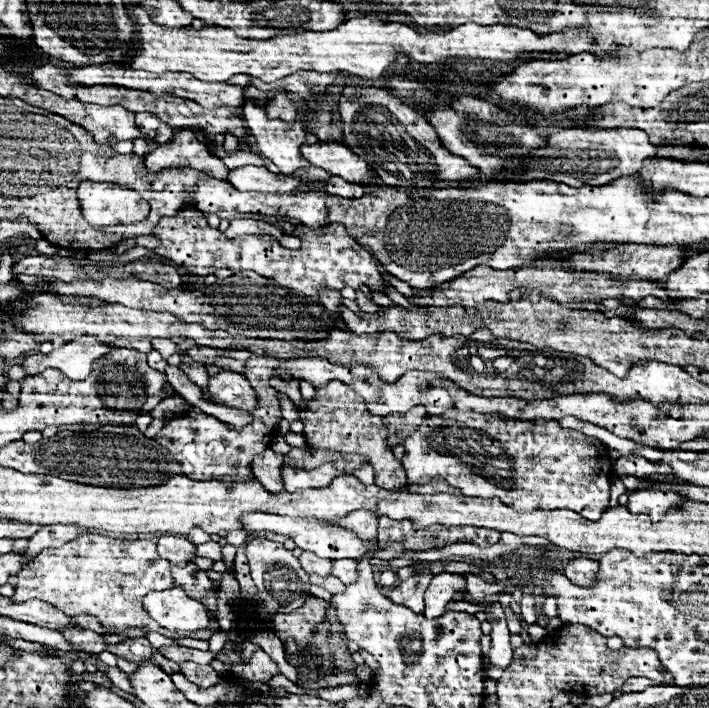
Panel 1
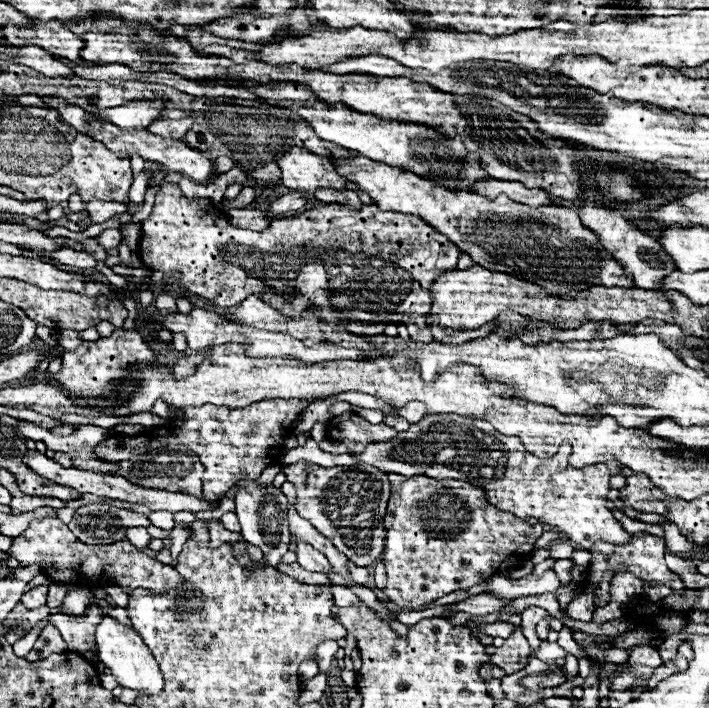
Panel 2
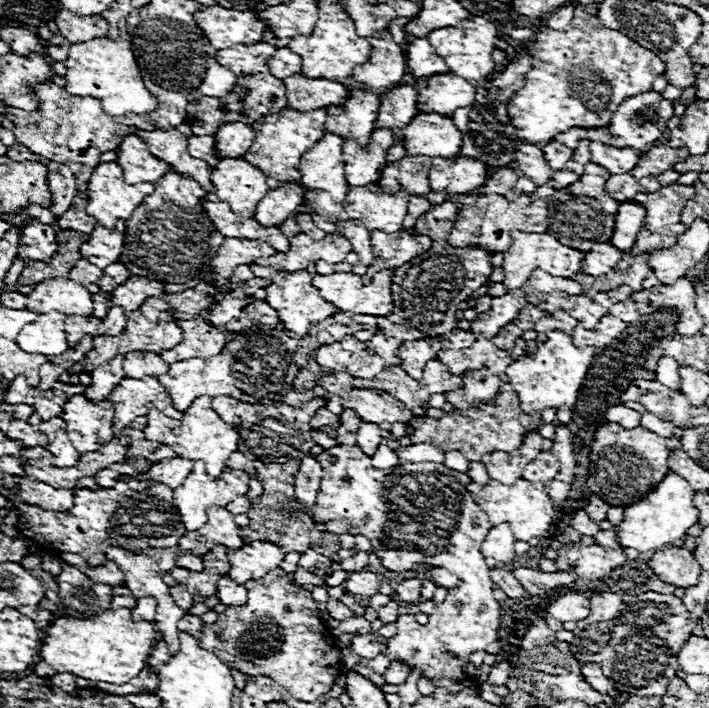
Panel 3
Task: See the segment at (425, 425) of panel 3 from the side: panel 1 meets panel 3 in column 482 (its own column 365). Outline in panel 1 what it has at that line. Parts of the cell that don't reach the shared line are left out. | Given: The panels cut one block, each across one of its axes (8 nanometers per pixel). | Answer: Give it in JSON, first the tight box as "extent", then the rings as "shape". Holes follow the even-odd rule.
{"extent":[298,381,406,488],"shape":[[[331,381],[324,388],[316,388],[316,398],[305,401],[307,410],[299,406],[298,416],[304,424],[304,438],[310,448],[328,448],[338,452],[356,452],[368,456],[375,472],[375,484],[380,488],[400,488],[406,484],[406,472],[402,464],[386,450],[386,428],[380,416],[372,416],[364,408],[362,396],[356,396],[346,384]]]}

